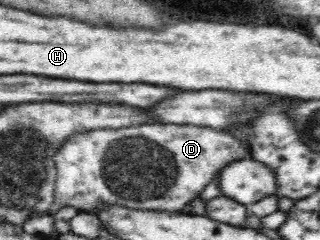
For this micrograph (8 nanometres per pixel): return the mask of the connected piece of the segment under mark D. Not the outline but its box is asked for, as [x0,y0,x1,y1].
[51,124,250,213]

